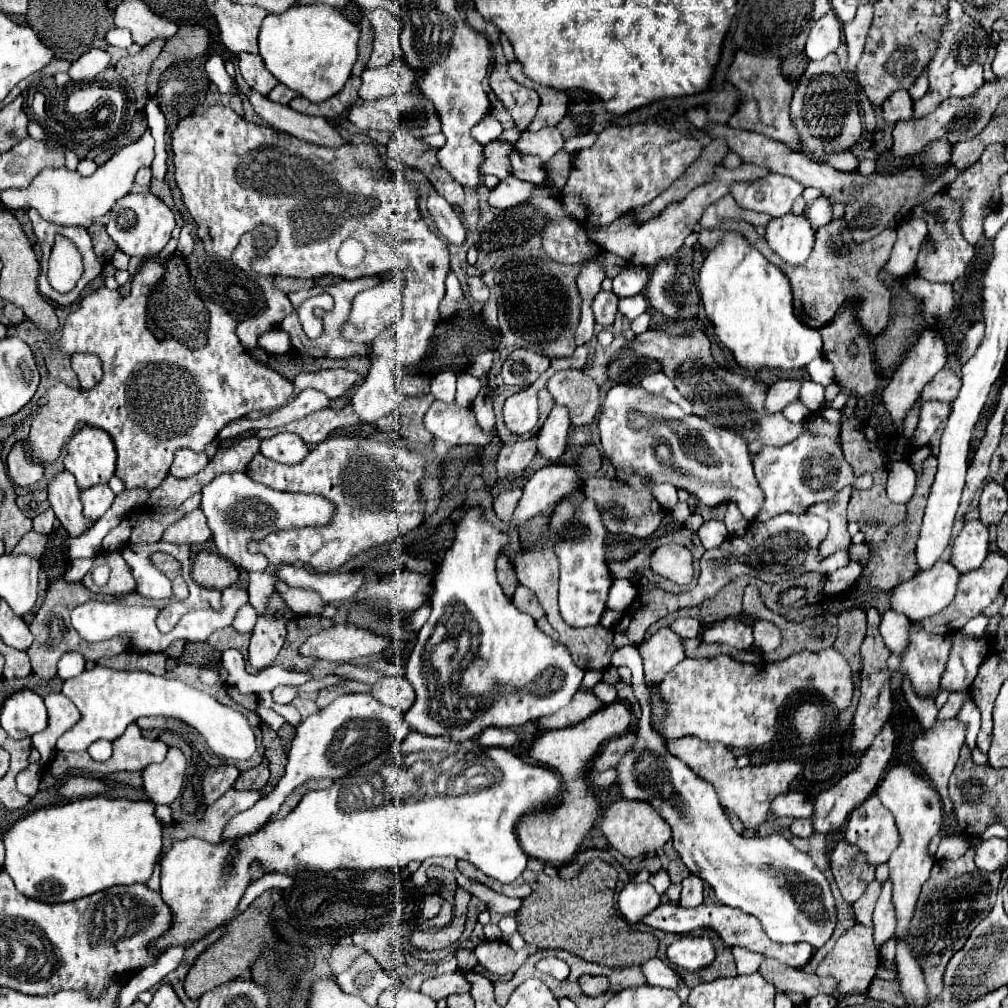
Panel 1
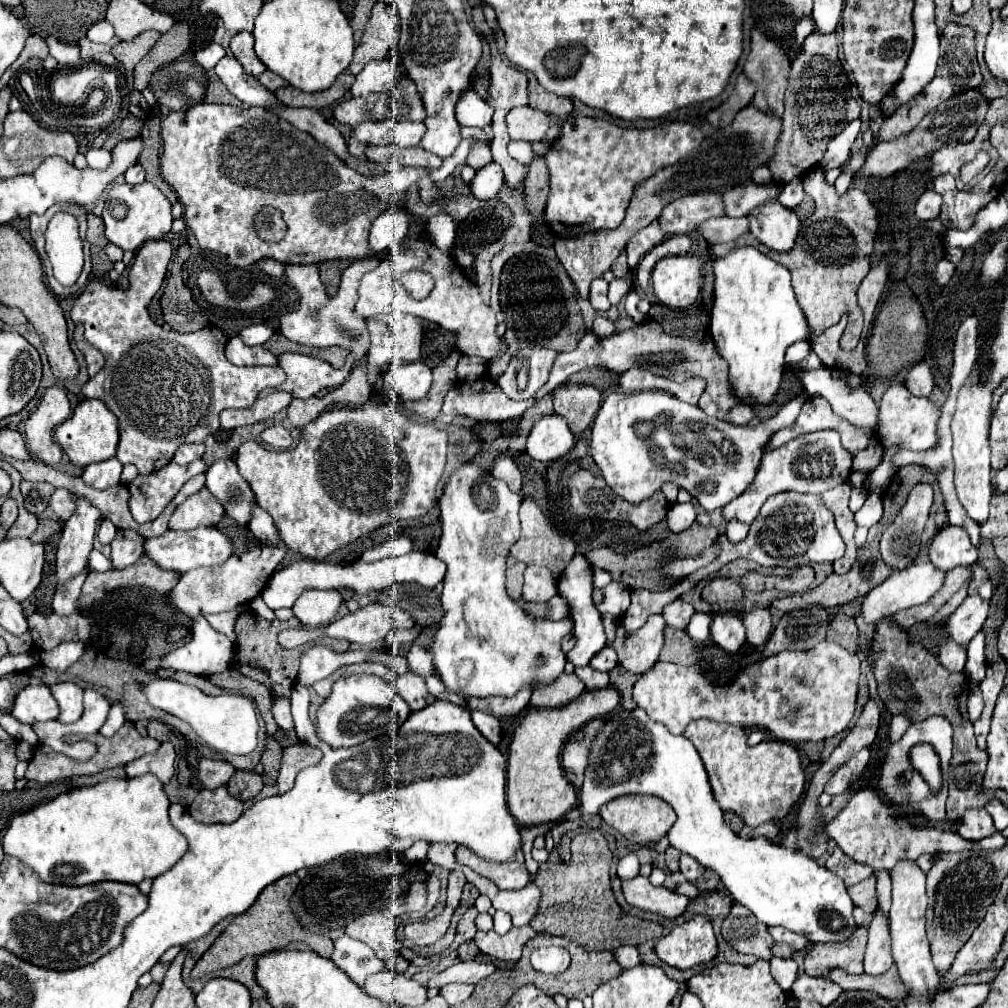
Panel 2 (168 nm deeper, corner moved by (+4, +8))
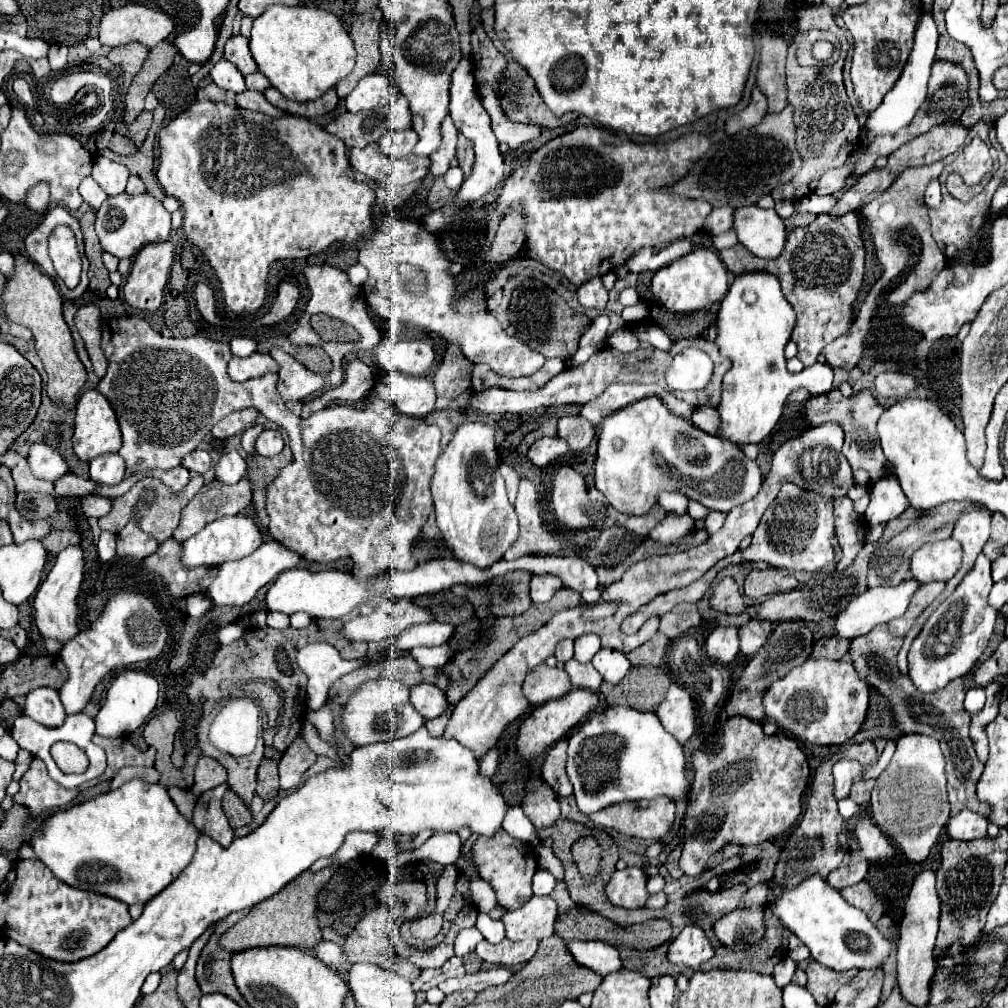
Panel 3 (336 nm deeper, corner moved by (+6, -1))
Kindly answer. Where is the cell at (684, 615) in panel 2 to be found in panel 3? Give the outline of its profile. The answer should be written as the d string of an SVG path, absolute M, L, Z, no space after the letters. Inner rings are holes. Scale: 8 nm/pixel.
M682 602L660 618L660 632L666 634L670 640L674 640L680 634L684 634L686 630L696 628L698 624L700 624L700 614L698 614L696 606Z

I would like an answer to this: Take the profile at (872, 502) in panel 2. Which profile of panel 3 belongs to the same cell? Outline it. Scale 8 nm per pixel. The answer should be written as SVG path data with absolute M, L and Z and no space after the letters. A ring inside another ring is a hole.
M896 478L878 480L870 490L870 506L864 514L864 520L868 526L886 524L892 518L900 516L908 504L910 502Z

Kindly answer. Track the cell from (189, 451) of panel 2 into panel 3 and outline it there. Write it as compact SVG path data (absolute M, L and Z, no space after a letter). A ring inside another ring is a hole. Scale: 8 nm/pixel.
M194 450L188 456L184 456L182 466L194 474L204 474L212 466L212 458L206 450Z

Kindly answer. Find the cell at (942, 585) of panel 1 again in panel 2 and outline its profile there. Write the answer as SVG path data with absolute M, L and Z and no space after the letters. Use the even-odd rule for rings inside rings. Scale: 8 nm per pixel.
M922 561L922 563L912 563L910 567L892 573L884 583L876 585L874 591L868 591L866 597L862 599L862 609L860 615L864 617L864 623L876 623L882 617L894 615L902 609L908 609L912 605L922 605L926 603L940 587L942 587L942 577L944 573L938 571L936 567L932 567L930 561Z

